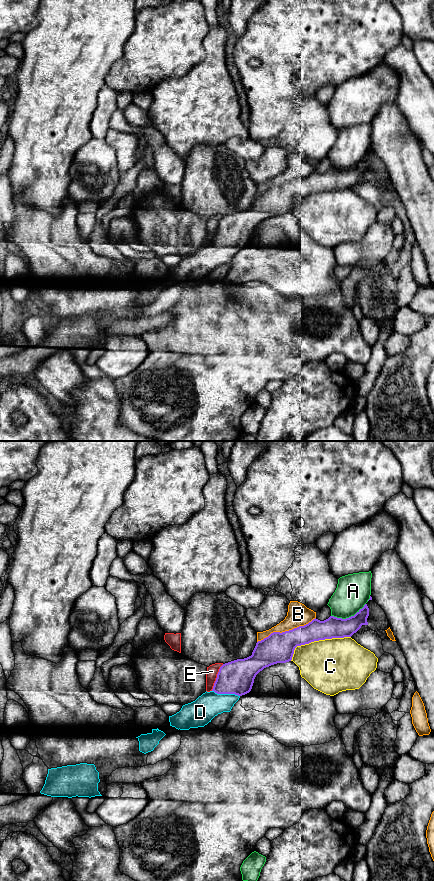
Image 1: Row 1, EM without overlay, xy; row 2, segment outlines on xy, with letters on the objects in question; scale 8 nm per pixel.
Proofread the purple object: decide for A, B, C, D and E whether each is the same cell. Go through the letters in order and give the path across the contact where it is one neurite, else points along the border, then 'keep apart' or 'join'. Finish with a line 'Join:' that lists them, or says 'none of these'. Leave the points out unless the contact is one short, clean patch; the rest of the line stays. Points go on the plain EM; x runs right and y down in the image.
A: keep apart
B: keep apart
C: keep apart
D: runs through xy (236, 229), (226, 245), (201, 263); join
E: border along xy (223, 216), (219, 221), (211, 242); keep apart
Join: D

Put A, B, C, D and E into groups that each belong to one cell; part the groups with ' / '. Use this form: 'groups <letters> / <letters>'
groups A / B / C / D / E

